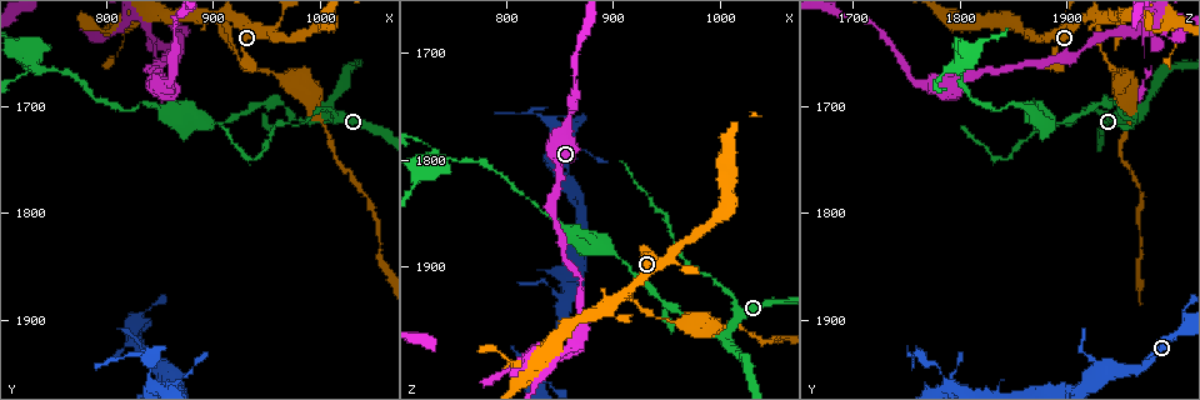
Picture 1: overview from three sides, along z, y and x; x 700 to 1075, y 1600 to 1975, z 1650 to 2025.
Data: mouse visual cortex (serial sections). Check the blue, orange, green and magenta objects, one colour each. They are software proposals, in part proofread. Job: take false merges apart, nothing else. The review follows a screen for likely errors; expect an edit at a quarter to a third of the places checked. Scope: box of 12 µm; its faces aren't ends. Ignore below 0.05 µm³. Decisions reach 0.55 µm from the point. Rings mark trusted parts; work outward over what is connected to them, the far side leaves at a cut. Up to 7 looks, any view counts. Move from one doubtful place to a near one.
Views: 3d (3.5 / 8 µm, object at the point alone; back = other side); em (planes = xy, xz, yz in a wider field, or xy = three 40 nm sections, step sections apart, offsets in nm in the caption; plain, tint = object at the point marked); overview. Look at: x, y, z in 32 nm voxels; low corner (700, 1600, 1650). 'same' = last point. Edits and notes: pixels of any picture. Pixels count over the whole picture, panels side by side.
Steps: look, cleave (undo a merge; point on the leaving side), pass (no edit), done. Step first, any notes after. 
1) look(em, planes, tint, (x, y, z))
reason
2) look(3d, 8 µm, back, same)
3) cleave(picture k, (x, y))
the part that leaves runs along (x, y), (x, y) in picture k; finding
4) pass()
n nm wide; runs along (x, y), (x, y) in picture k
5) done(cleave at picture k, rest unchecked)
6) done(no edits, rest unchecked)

look(3d, 3.5 µm, (1002, 1708, 1964))
three-way junction

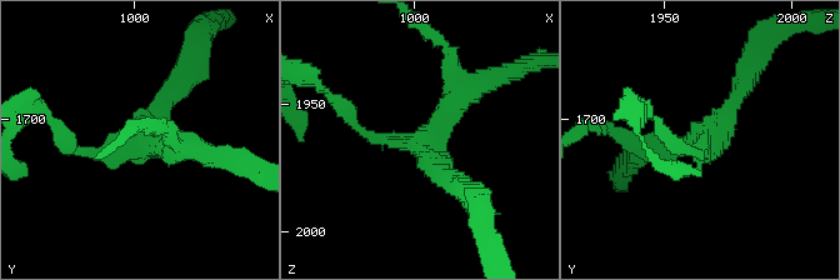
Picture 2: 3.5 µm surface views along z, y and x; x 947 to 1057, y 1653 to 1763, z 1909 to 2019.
look(em, xy, step 2, tint, (1003, 1711, 1966))
3 arms; arms of 150, 200, 350 nm; shape alone is not enough

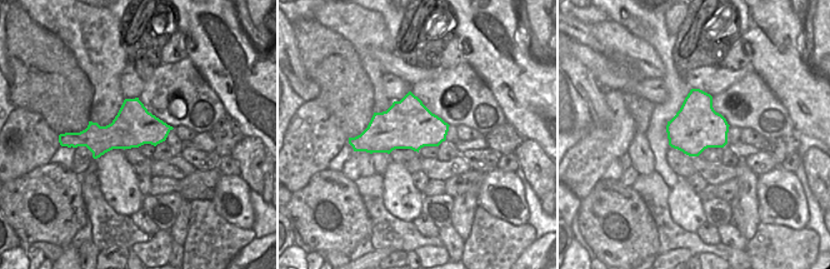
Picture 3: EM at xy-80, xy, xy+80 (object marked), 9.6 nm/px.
look(em, xy, step 1, tint, same)
another direction

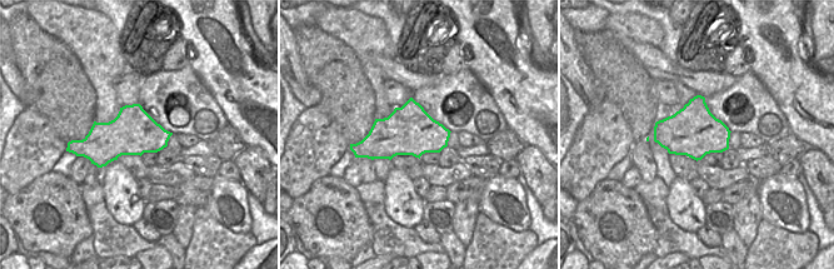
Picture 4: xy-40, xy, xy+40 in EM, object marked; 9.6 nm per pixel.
pass()
runs along (478, 86), (420, 144), (370, 138), (348, 115) in picture 2; one cell here

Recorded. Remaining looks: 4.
look(3d, 8 µm, (944, 1698, 1928))
a narrow waist

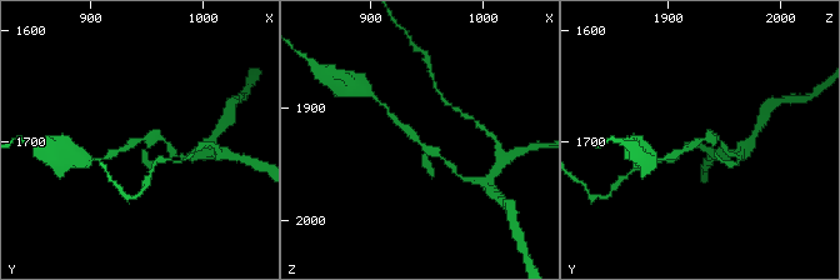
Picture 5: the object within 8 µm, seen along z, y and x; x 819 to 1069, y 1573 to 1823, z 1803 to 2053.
look(3d, 3.5 µm, (944, 1698, 1932))
zoom in

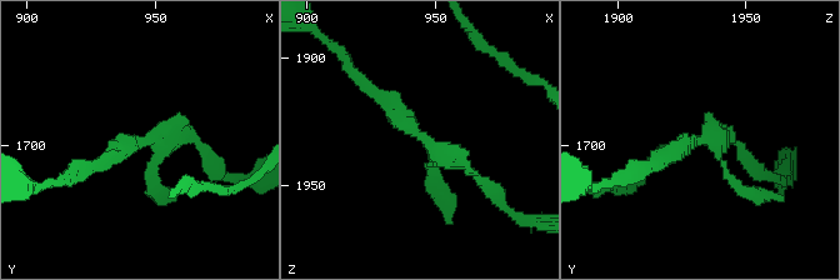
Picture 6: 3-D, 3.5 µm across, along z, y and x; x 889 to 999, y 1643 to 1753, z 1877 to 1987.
look(em, xy, step 3, tint, (942, 1698, 1929))
arms of 150, 150 nm

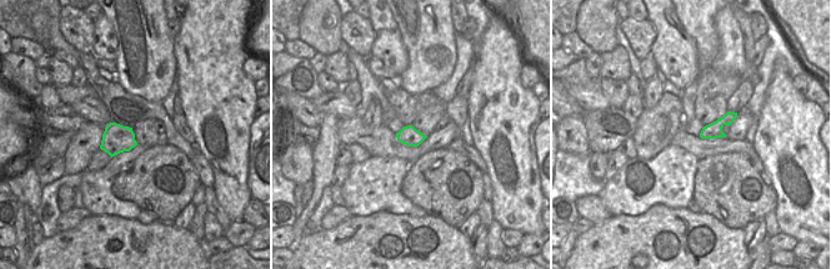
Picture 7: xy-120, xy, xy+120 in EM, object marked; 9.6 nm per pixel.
pass()
continuous, no second cell

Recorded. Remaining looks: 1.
done(no edits, rest unchecked)

